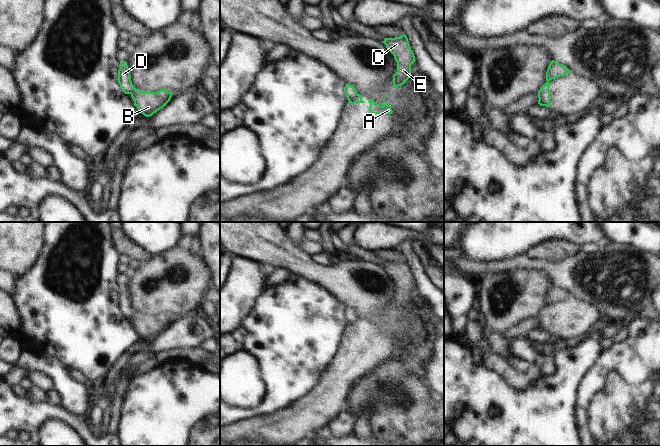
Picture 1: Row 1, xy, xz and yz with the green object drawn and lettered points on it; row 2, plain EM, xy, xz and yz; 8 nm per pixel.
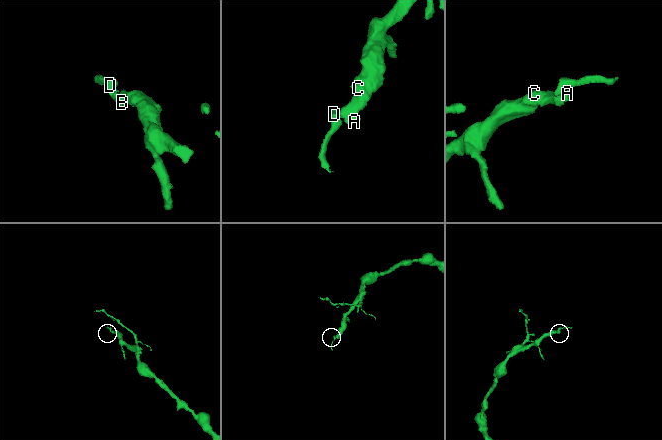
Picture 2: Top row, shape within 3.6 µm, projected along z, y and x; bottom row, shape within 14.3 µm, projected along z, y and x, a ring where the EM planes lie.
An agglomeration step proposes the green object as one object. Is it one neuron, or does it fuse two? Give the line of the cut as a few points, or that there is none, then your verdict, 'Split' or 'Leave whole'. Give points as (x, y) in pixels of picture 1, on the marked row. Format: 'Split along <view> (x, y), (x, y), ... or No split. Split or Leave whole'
Split along xz (357, 93), (349, 101). Split

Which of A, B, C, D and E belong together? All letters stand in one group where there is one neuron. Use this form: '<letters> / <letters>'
A B C E / D

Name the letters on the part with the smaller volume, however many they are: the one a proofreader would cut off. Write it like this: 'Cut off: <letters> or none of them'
Cut off: D

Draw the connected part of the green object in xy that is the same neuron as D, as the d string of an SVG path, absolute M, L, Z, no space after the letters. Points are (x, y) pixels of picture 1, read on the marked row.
M127 62L120 63L120 68L118 70L118 83L125 94L131 94L134 86L130 77L130 70L128 68Z

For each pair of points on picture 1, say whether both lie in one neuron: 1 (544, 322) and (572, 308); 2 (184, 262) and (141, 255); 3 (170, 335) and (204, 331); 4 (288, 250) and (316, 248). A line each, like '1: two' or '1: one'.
1: one
2: two
3: one
4: two

